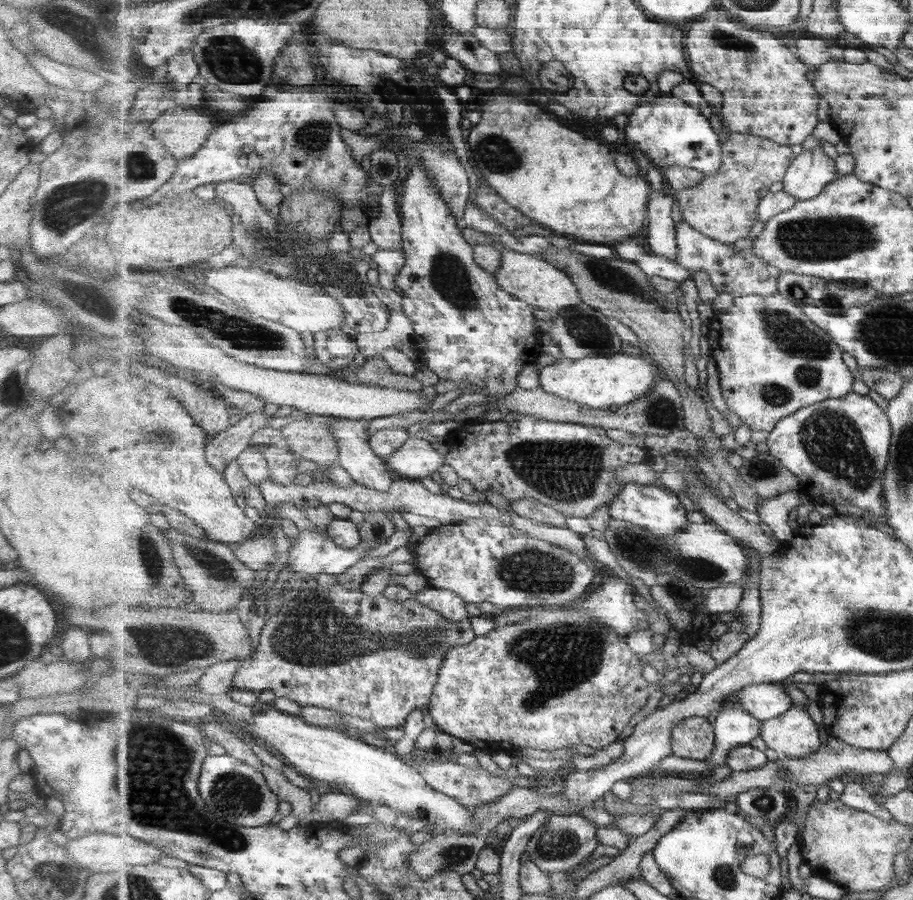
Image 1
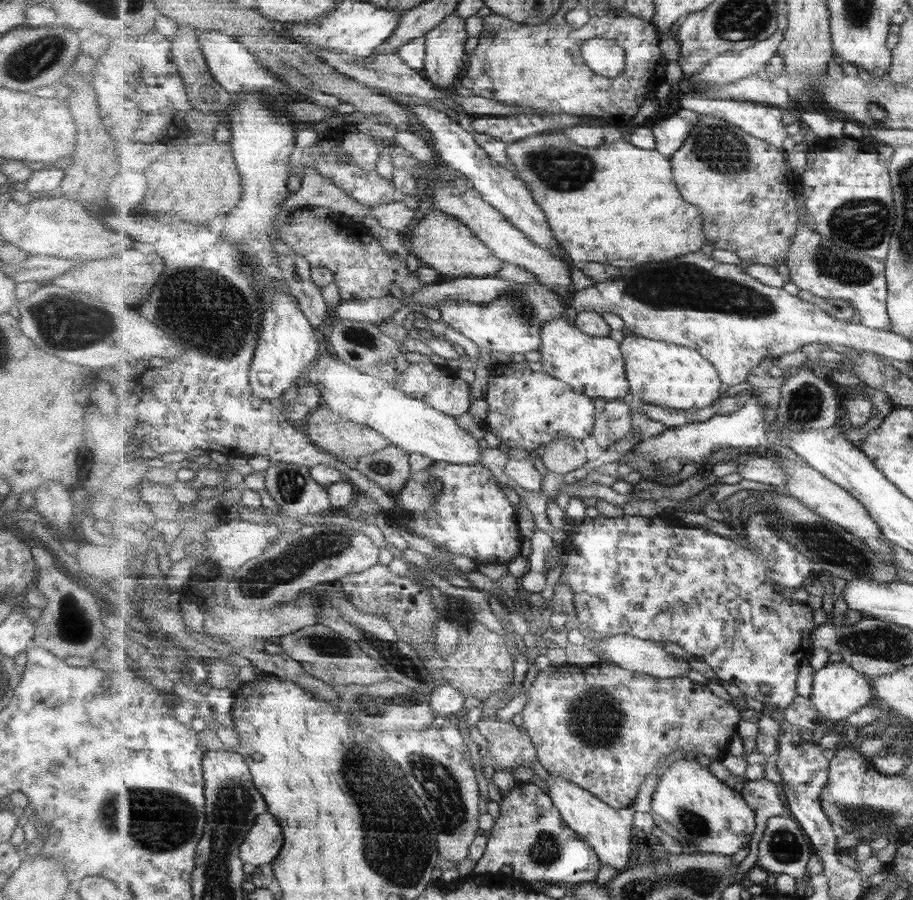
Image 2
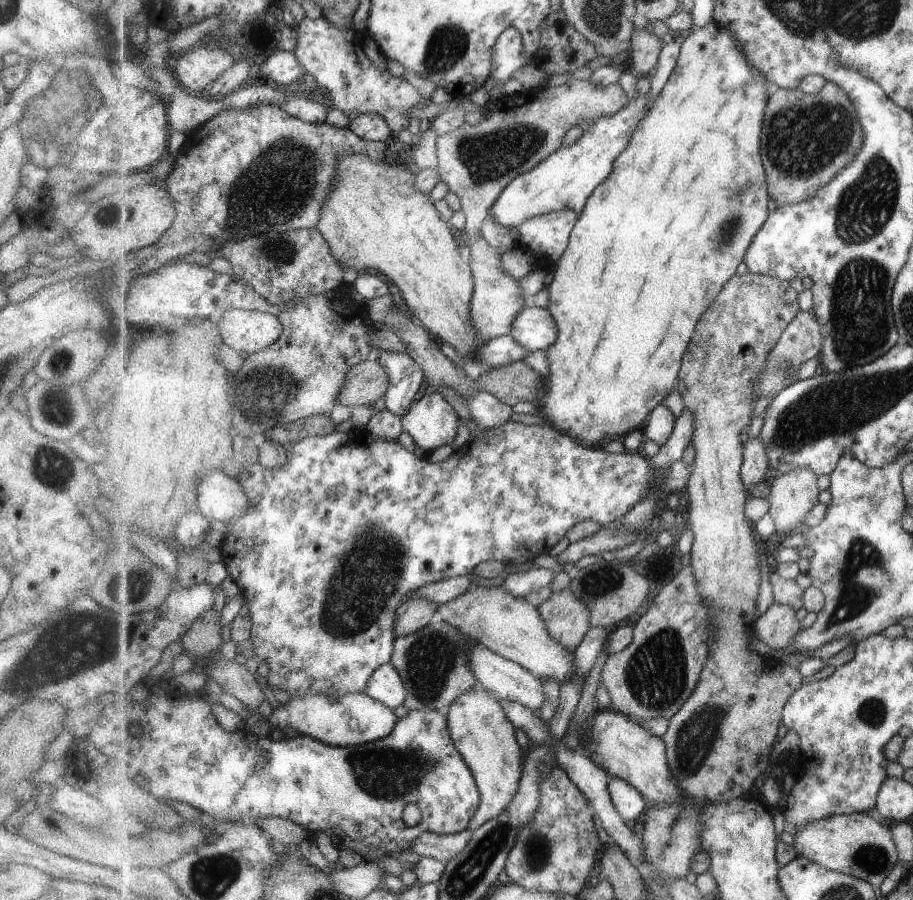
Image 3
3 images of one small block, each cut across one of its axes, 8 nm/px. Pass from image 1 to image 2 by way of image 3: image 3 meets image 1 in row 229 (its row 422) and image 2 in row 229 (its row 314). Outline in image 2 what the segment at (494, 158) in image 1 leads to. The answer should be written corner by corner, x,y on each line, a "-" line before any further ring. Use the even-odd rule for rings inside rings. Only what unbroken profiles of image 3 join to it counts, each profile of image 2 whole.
539,134
523,138
520,141
507,145
507,154
509,160
514,164
516,174
523,179
527,186
534,193
534,197
546,212
547,220
550,222
554,235
559,239
563,248
570,255
570,258
578,265
582,263
600,262
616,266
617,268
631,268
631,266
639,266
639,264
647,264
647,262
663,262
663,260
671,260
675,256
683,256
689,252
697,252
701,250
701,246
707,242
704,226
703,215
700,208
687,204
681,196
681,192
677,190
675,182
673,182
673,168
671,168
671,159
667,158
662,152
655,150
647,150
637,148
631,141
618,140
617,144
607,144
603,148
581,148
578,144
573,144
565,134

